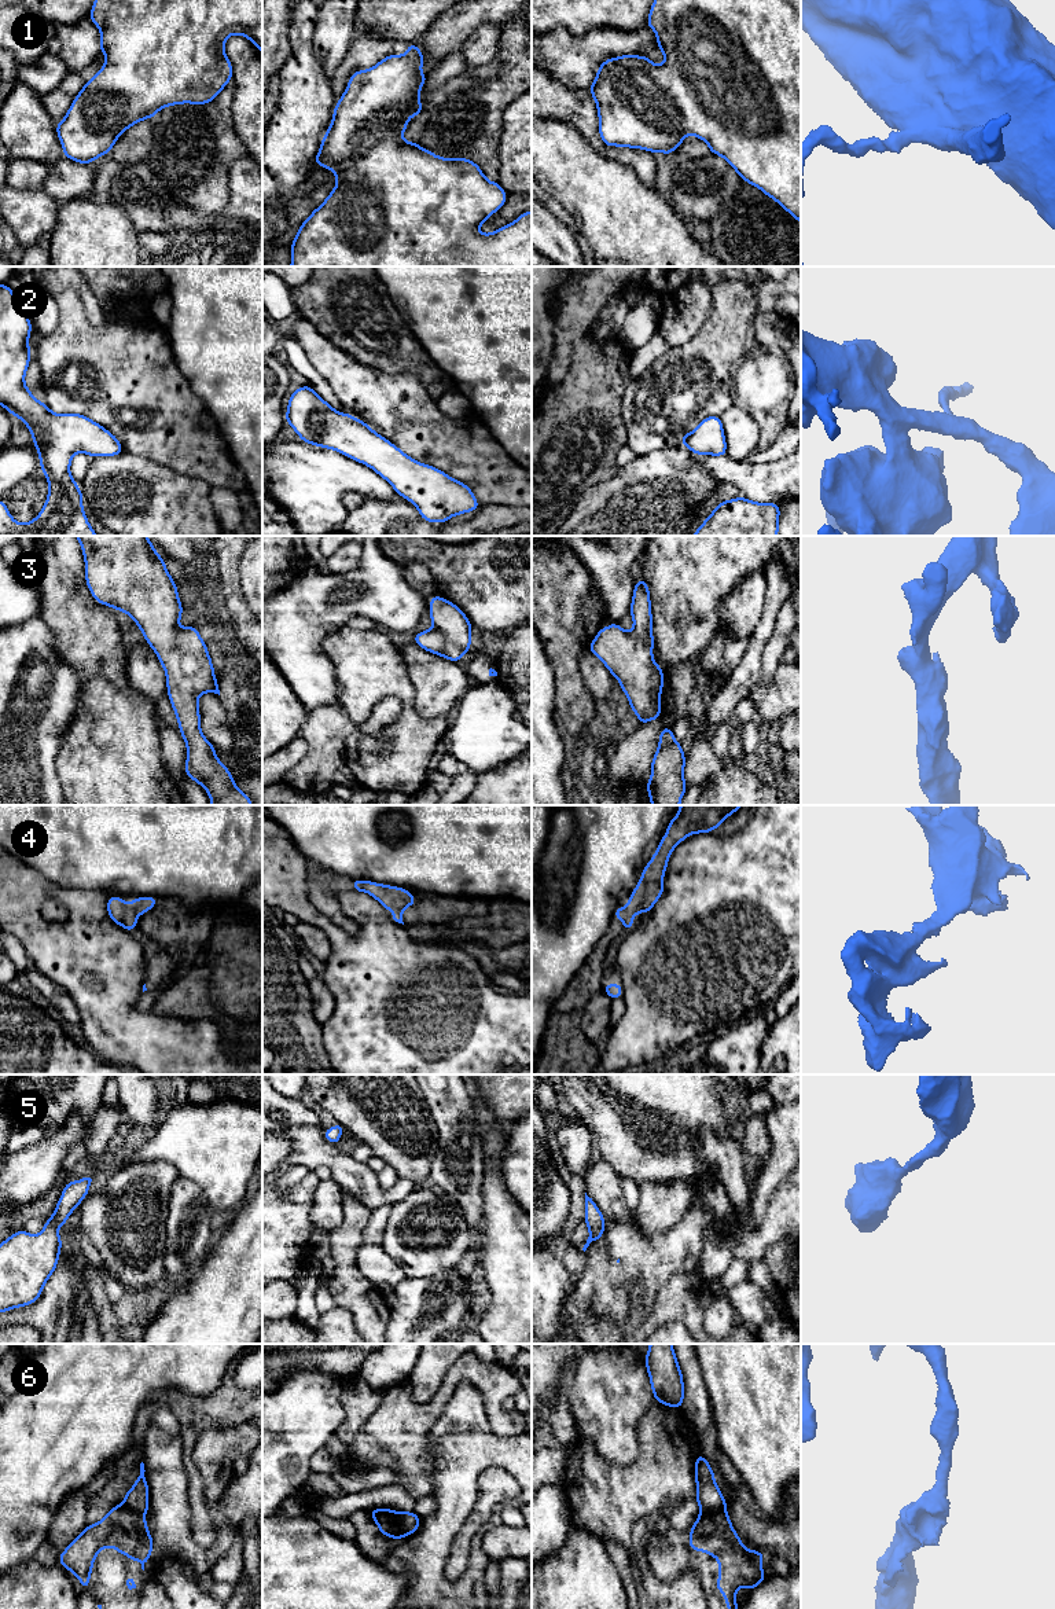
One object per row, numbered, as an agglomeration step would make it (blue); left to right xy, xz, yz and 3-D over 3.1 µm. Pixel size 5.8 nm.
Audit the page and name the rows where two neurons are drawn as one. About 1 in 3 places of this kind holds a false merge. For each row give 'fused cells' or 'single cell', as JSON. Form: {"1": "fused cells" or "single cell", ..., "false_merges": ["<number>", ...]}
{"1": "single cell", "2": "single cell", "3": "single cell", "4": "single cell", "5": "single cell", "6": "fused cells", "false_merges": ["6"]}

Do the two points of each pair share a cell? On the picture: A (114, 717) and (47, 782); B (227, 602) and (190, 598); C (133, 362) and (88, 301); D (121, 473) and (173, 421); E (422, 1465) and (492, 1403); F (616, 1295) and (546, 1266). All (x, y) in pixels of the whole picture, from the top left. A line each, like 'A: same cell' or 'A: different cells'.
A: different cells
B: different cells
C: different cells
D: different cells
E: same cell
F: different cells

